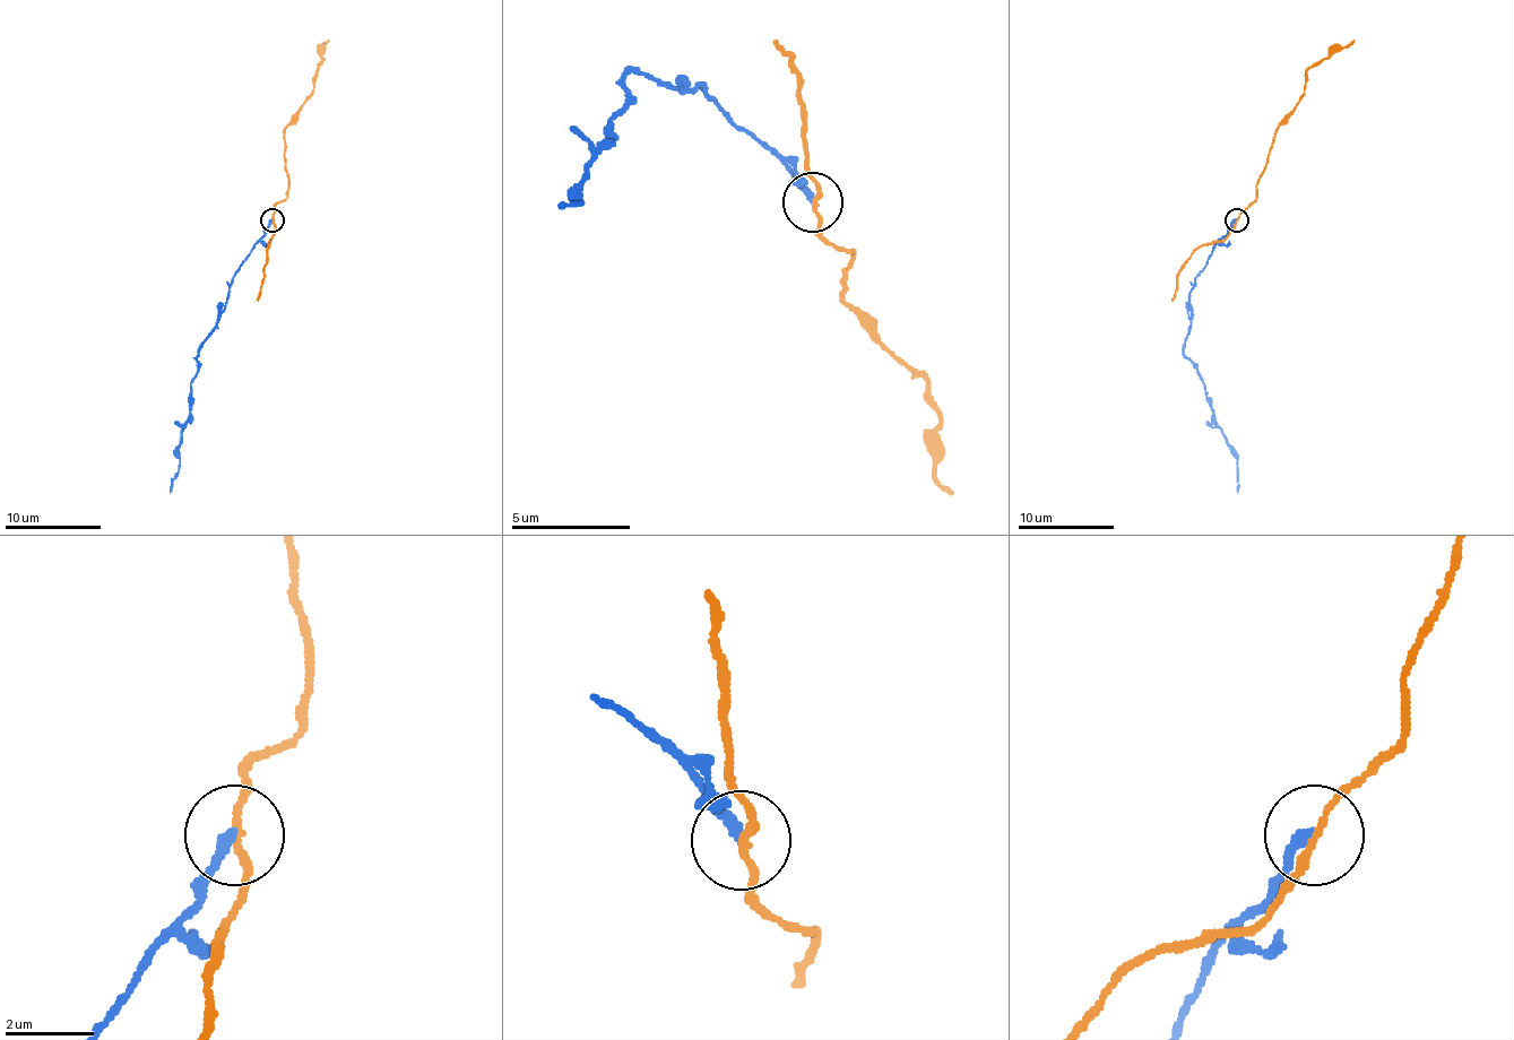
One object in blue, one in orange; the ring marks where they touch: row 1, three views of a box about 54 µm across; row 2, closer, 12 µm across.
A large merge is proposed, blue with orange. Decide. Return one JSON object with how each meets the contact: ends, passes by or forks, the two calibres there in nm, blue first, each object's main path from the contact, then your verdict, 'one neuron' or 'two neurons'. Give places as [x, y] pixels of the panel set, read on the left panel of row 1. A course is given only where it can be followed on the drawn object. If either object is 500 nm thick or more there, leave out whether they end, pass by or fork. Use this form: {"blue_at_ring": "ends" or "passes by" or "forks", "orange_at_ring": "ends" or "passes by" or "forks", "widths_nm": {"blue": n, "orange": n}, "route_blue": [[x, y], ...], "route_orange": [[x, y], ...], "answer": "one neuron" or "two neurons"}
{"blue_at_ring": "ends", "orange_at_ring": "passes by", "widths_nm": {"blue": 260, "orange": 150}, "route_blue": [[271, 220], [231, 278], [216, 329], [199, 350], [197, 375], [190, 384], [190, 421], [182, 431], [171, 493]], "route_orange": [[271, 220], [274, 208], [286, 197], [288, 184], [284, 129], [310, 93], [322, 63], [322, 46], [329, 40]], "answer": "two neurons"}

